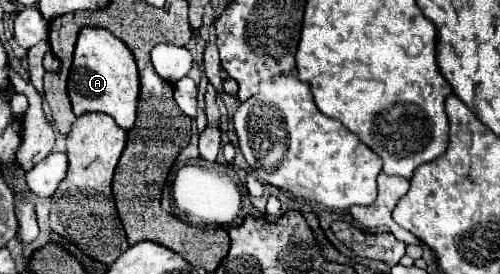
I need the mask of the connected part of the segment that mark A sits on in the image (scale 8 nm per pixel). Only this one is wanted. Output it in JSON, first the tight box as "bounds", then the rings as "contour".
{"bounds":[67,27,139,131],"contour":[[[83,27],[75,43],[73,65],[67,77],[67,93],[75,115],[101,111],[111,115],[121,129],[129,131],[135,123],[135,113],[137,113],[139,75],[135,59],[127,49],[127,45],[107,29]]]}

